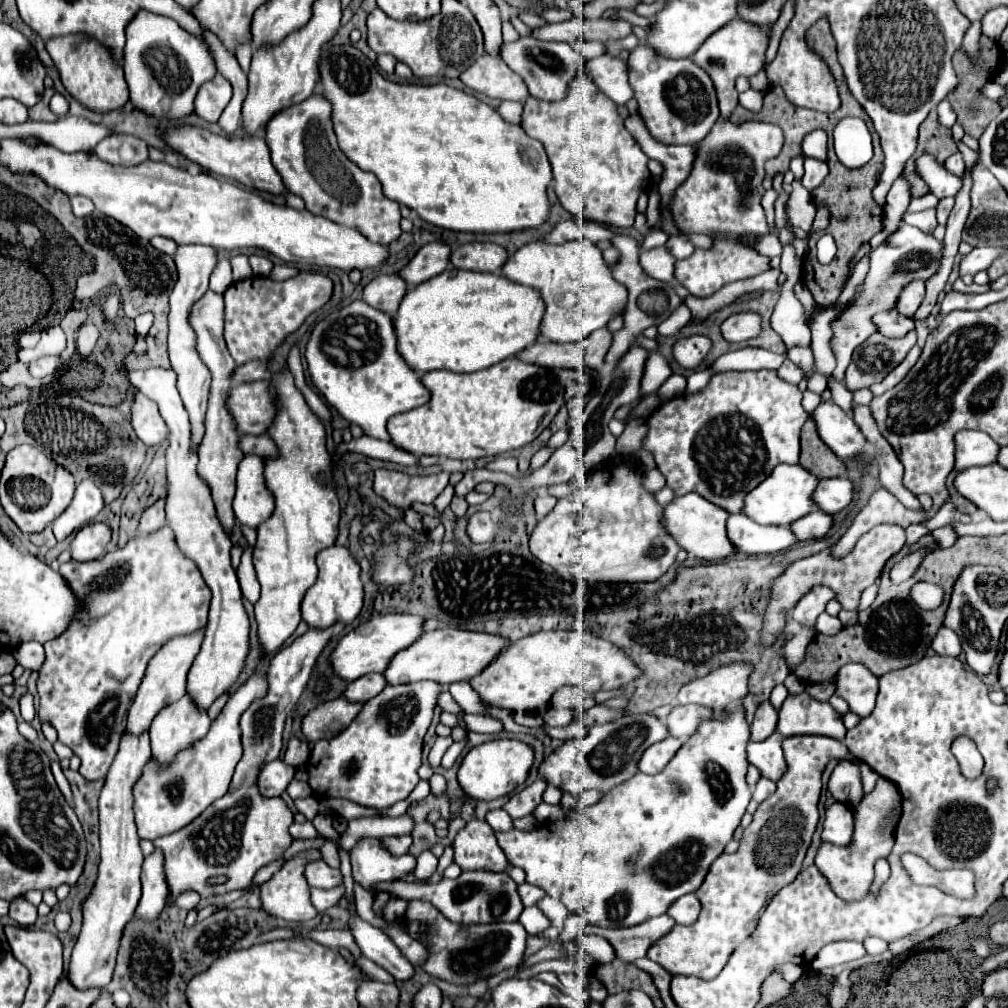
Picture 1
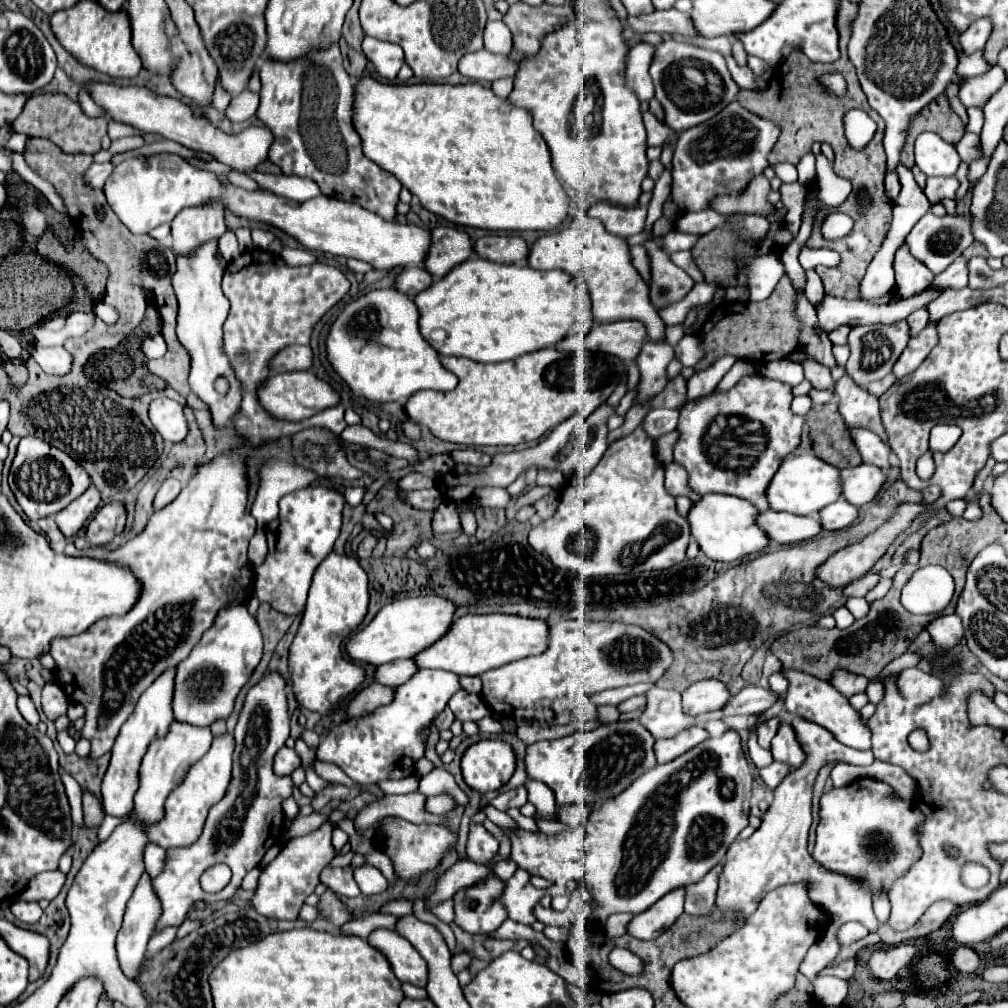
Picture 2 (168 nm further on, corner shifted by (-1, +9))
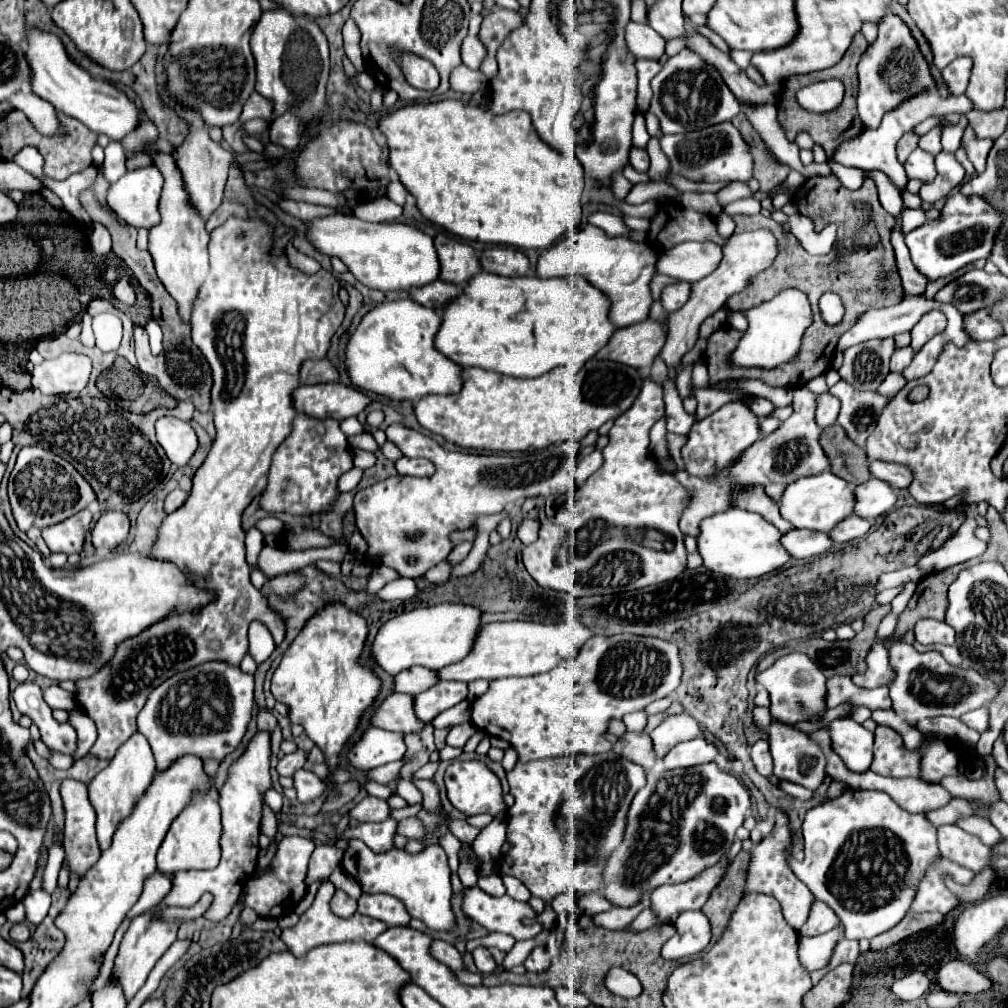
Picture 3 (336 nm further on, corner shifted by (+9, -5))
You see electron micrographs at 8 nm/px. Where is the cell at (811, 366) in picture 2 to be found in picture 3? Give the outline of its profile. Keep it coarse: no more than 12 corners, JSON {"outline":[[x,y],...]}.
{"outline":[[831,393],[817,397],[817,423],[835,425],[841,403]]}

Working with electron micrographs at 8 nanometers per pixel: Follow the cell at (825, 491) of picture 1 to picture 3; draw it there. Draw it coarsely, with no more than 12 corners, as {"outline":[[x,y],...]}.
{"outline":[[877,477],[855,487],[855,515],[877,519],[897,501],[893,487]]}

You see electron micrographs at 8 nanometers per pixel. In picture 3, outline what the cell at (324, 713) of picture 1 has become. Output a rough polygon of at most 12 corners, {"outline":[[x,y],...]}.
{"outline":[[389,695],[373,725],[395,733],[419,733],[423,723],[413,695]]}

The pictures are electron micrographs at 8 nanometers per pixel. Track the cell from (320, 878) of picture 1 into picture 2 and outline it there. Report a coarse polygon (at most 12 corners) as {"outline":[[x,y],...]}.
{"outline":[[325,867],[319,875],[331,891],[357,897],[351,867]]}

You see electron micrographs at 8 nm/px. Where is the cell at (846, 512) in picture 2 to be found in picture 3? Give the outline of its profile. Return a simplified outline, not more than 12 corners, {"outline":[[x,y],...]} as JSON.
{"outline":[[859,515],[841,521],[829,535],[837,543],[863,537],[873,521]]}

